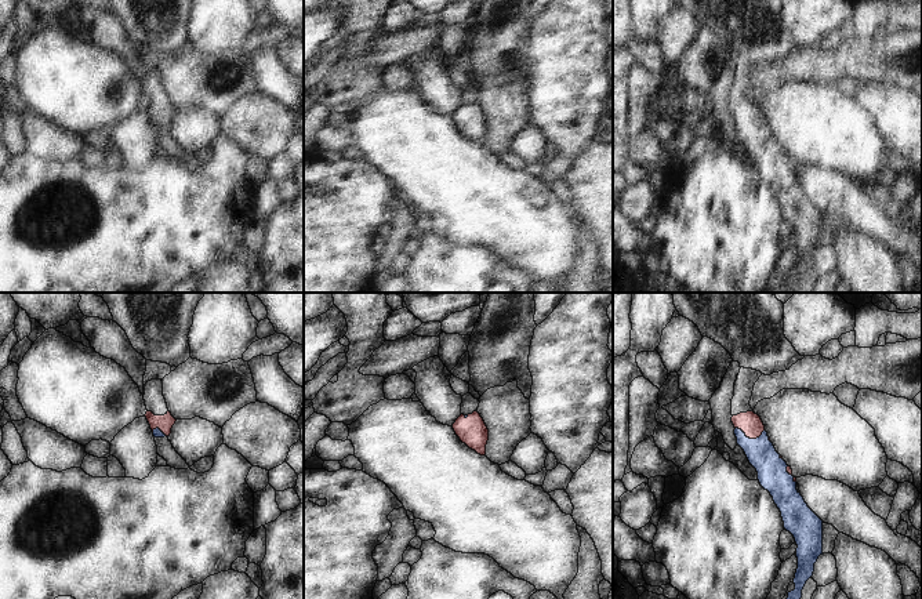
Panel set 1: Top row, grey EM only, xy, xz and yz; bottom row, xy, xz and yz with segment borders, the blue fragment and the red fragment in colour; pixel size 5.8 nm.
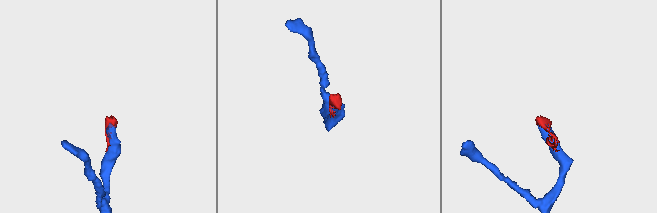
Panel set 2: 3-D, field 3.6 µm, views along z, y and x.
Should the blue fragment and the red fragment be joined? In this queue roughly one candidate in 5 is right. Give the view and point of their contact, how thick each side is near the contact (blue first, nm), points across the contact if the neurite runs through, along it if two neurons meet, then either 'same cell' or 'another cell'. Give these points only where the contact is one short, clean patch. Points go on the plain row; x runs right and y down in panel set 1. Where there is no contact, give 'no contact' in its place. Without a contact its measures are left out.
meets blue in yz at (748, 129); 180 nm thick on the blue side, 130 nm on the other; same cell

